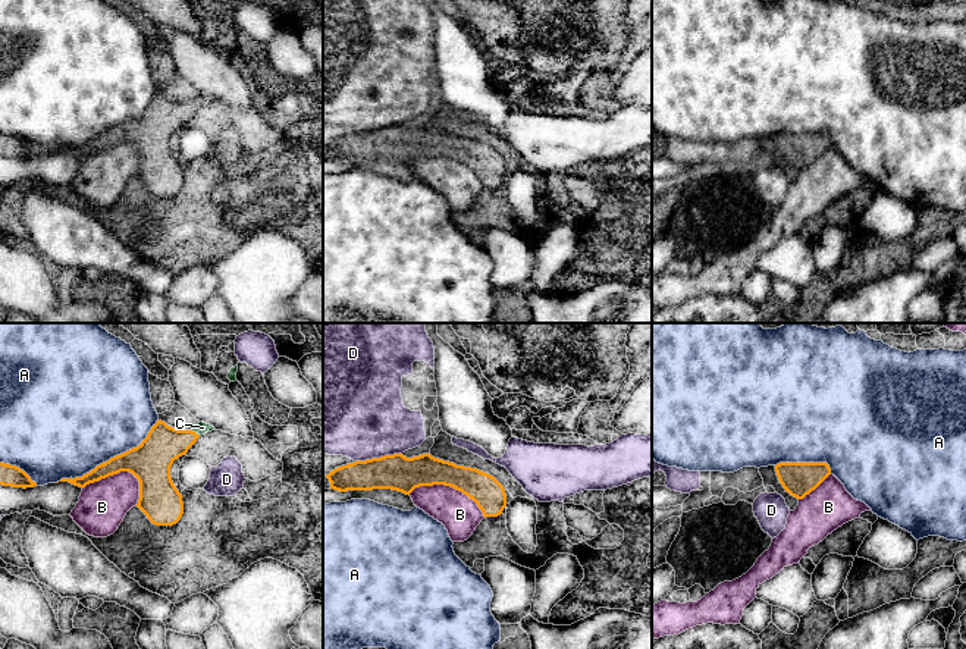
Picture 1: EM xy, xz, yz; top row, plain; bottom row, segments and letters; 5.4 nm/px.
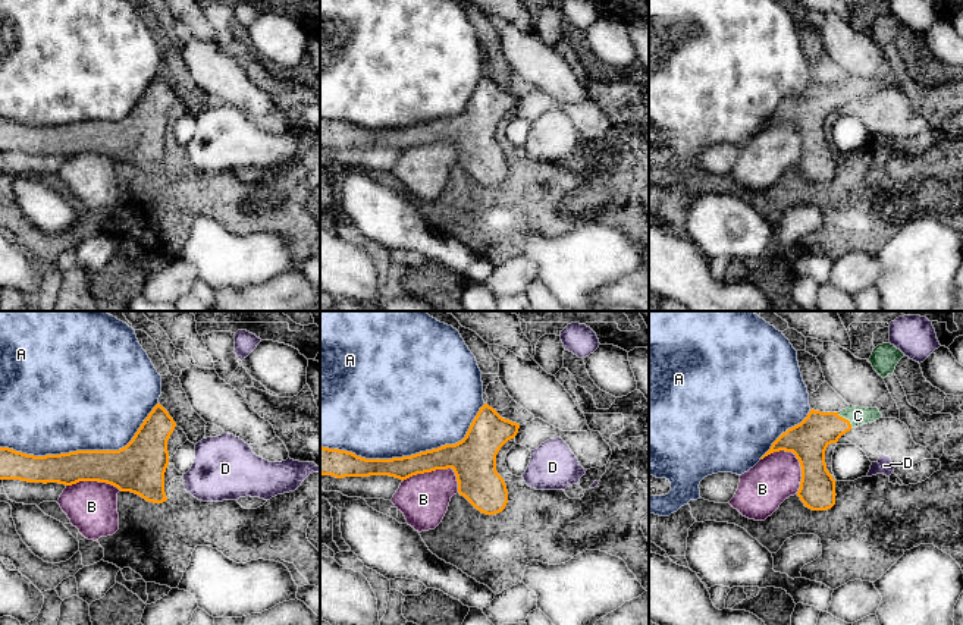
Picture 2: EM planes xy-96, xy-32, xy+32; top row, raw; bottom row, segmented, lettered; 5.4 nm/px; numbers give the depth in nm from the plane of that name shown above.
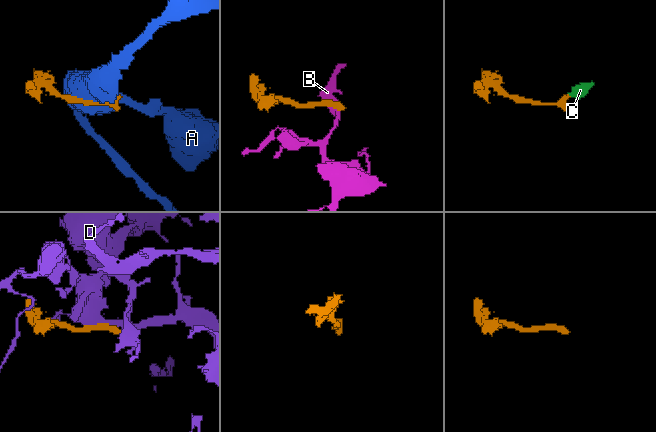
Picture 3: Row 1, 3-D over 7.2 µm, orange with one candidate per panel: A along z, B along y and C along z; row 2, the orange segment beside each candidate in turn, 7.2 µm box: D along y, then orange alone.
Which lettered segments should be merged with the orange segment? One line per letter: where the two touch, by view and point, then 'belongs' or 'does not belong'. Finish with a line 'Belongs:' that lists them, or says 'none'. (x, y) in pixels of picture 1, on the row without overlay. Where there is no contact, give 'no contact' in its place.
A: xy (110, 129) | does not belong
B: xy (119, 143) | does not belong
C: xy (194, 103) | belongs
D: xz (378, 129) | does not belong
Belongs: C

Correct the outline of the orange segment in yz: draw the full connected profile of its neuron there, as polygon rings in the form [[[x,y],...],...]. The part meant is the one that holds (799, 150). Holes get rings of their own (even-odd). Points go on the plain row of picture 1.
[[[780,134],[775,142],[785,163],[797,170],[803,170],[831,145],[827,134]]]

